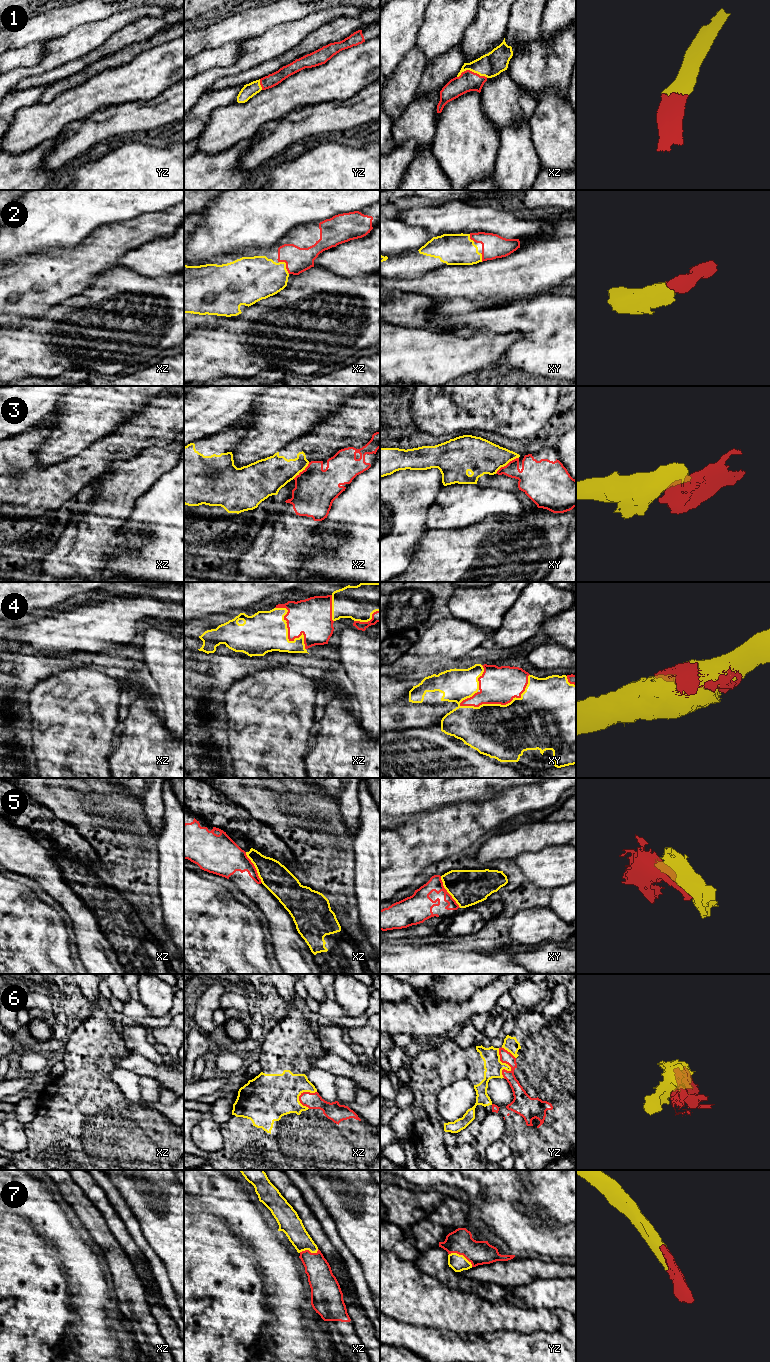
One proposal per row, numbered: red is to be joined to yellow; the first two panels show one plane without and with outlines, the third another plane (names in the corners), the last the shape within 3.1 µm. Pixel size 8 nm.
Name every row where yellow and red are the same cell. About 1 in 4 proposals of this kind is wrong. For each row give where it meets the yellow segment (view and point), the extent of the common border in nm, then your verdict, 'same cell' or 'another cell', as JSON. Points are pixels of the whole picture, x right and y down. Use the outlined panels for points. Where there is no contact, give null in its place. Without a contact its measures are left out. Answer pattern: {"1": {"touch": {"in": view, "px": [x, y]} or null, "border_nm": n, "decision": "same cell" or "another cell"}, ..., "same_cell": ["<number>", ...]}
{"1": {"touch": {"in": "xz", "px": [472, 71]}, "border_nm": 240, "decision": "same cell"}, "2": {"touch": {"in": "xz", "px": [285, 265]}, "border_nm": 130, "decision": "same cell"}, "3": {"touch": {"in": "xy", "px": [506, 464]}, "border_nm": 240, "decision": "another cell"}, "4": {"touch": {"in": "xy", "px": [500, 704]}, "border_nm": 600, "decision": "same cell"}, "5": {"touch": {"in": "xy", "px": [447, 891]}, "border_nm": 300, "decision": "another cell"}, "6": {"touch": {"in": "yz", "px": [508, 1065]}, "border_nm": 240, "decision": "same cell"}, "7": {"touch": {"in": "yz", "px": [461, 1255]}, "border_nm": 220, "decision": "same cell"}, "same_cell": ["1", "2", "4", "6", "7"]}

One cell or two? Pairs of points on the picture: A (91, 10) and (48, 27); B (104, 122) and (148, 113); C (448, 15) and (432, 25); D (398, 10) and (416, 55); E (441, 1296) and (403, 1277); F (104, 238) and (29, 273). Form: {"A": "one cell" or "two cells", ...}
{"A": "one cell", "B": "one cell", "C": "one cell", "D": "two cells", "E": "one cell", "F": "one cell"}

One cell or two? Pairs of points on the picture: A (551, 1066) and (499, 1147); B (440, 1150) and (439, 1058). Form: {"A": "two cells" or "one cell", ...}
{"A": "two cells", "B": "two cells"}

